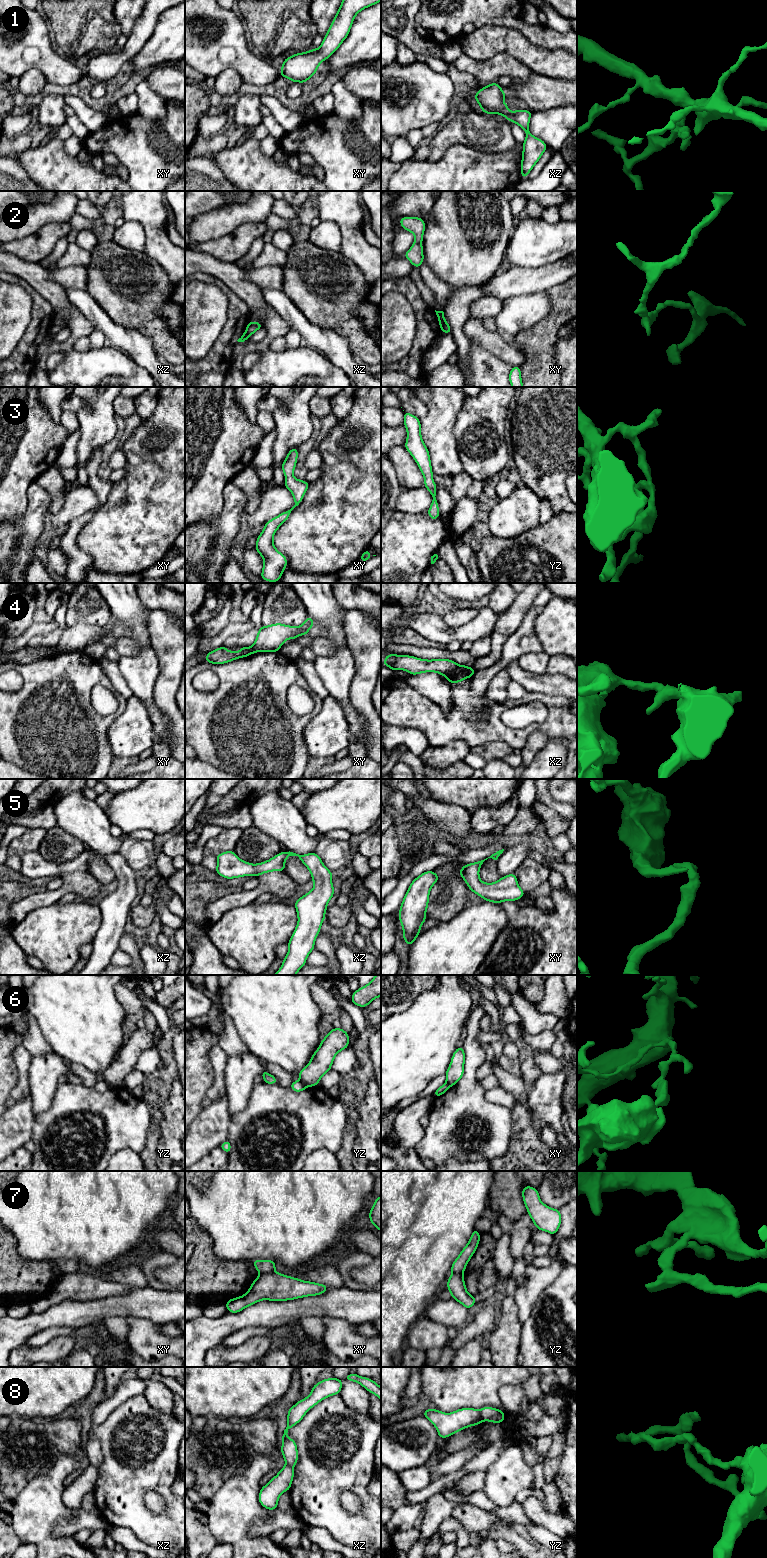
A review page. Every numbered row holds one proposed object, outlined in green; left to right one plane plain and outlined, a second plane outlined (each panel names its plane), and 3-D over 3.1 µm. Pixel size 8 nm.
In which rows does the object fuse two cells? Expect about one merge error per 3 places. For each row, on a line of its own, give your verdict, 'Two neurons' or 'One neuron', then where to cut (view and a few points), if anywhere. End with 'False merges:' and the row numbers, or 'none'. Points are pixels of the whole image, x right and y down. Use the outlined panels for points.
1: One neuron. No split
2: Two neurons. Split along xy (444, 319), (440, 326)
3: One neuron. No split
4: Two neurons. Split along xz (458, 665), (446, 677)
5: One neuron. No split
6: Two neurons. Split along yz (300, 1080), (307, 1086)
7: Two neurons. Split along xy (273, 1271), (260, 1275)
8: Two neurons. Split along yz (478, 1410), (482, 1420)
False merges: 2, 4, 6, 7, 8

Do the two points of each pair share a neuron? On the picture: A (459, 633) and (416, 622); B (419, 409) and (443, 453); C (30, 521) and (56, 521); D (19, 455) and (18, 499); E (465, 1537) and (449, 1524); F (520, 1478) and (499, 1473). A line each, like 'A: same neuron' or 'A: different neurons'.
A: same neuron
B: different neurons
C: different neurons
D: same neuron
E: same neuron
F: same neuron

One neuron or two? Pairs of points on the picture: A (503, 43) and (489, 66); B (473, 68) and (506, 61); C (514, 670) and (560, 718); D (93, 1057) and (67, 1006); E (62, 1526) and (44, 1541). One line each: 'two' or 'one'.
A: two
B: one
C: two
D: one
E: two

